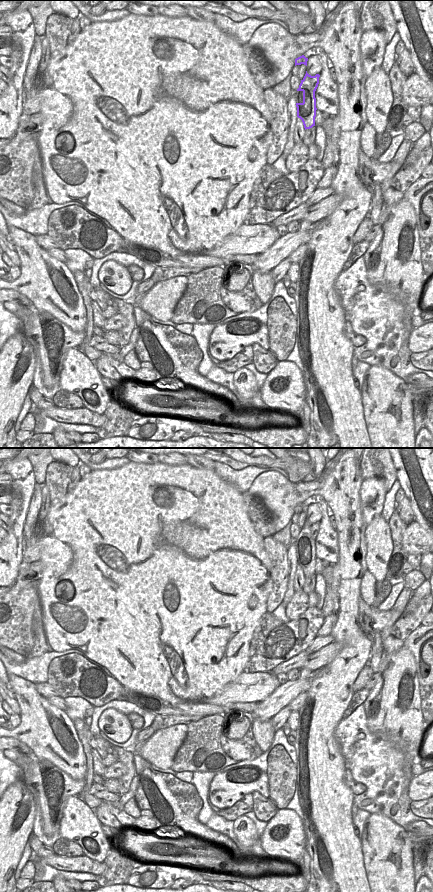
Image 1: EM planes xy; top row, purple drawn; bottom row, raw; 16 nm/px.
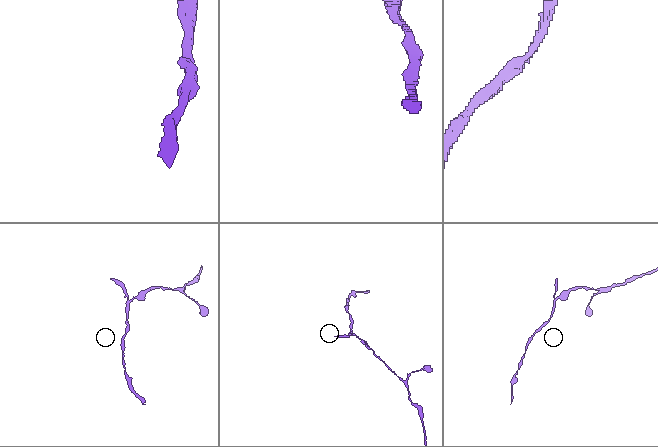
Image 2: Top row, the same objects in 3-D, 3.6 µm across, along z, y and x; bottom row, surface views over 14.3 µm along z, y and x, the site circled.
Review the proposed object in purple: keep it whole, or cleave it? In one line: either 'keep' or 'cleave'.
cleave

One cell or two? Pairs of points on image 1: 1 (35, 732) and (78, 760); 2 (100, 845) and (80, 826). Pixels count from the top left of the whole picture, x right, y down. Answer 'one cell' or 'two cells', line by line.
1: one cell
2: one cell

